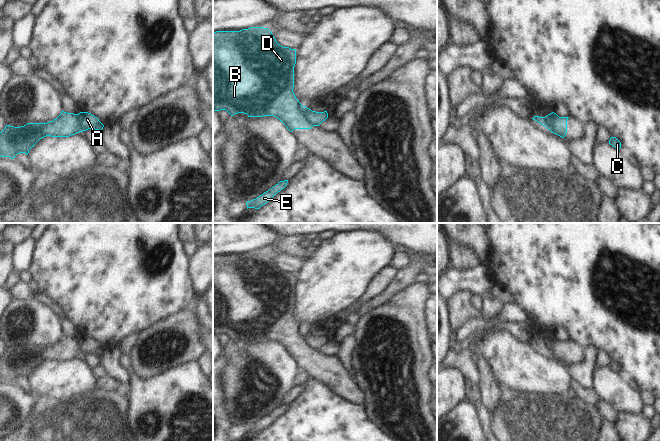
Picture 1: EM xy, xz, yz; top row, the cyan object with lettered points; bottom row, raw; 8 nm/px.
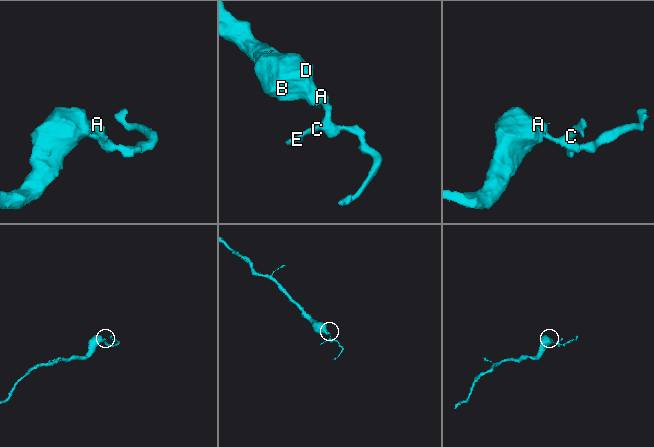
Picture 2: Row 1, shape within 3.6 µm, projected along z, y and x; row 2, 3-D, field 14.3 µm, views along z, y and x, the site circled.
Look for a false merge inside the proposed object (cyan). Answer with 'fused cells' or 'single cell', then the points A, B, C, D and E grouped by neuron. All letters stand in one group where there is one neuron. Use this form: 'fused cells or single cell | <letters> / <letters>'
fused cells | A C E / B D

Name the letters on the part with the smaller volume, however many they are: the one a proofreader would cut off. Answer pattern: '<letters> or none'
A, C, E

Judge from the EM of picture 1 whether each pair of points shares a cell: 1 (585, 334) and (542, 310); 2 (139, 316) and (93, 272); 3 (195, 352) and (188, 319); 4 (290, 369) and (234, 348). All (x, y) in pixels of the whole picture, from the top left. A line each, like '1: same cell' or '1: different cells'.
1: same cell
2: same cell
3: same cell
4: same cell

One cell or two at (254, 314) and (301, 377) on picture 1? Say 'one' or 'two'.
two

